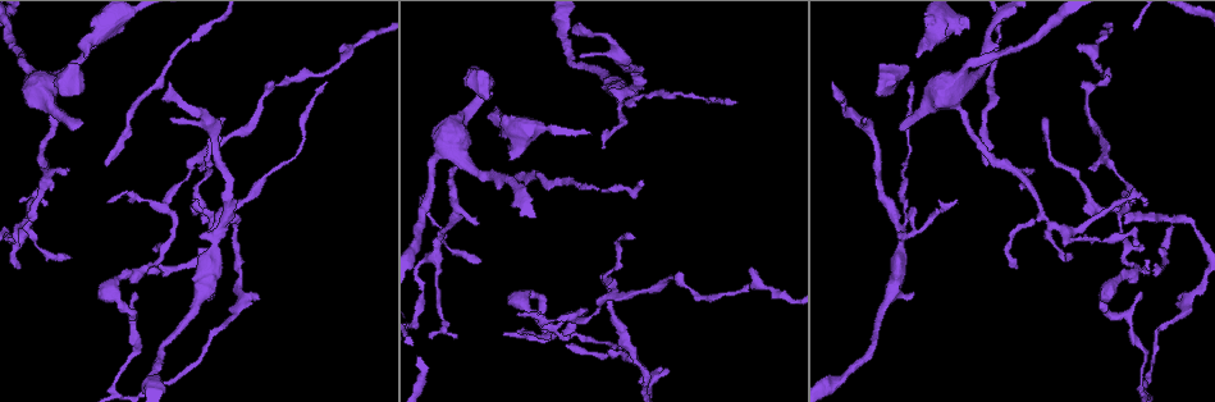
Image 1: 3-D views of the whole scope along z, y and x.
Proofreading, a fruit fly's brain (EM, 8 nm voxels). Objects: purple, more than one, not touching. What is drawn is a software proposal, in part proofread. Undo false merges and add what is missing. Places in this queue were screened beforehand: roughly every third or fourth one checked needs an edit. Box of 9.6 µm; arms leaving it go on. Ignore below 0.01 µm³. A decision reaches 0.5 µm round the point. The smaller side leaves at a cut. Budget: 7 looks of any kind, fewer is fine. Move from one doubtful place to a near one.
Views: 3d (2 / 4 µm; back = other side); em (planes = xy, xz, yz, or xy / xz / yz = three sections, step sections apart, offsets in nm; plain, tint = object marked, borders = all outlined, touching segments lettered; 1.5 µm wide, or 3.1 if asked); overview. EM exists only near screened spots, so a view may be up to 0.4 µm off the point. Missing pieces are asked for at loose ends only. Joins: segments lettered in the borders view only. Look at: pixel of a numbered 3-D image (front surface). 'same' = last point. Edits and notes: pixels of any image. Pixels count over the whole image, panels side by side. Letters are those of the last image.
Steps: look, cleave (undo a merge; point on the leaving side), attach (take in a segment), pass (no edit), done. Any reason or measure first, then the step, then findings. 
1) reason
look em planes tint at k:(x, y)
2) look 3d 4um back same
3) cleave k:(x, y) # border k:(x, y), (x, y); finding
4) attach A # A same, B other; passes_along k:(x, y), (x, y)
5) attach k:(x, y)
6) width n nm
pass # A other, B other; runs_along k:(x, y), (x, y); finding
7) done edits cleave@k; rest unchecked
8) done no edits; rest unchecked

tapers out
look 3d 4um at 1:(1144, 200)

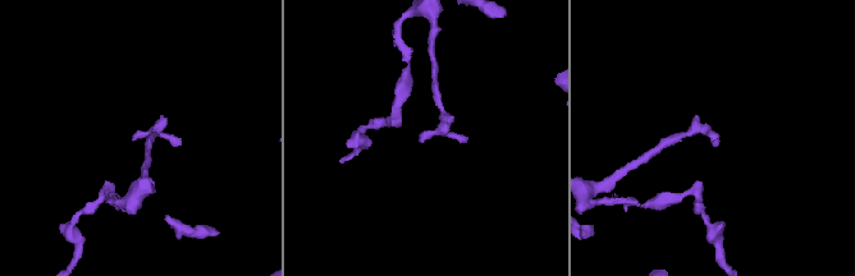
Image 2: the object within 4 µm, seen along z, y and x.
look em yz step 4 borders at 2:(134, 139)

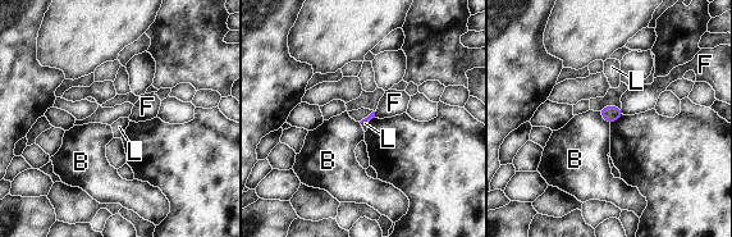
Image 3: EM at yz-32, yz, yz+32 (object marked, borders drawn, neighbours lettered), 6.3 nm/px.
pass # B other, F other, L other; none of them fits

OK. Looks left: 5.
sudden change in width
look 3d 2um at 1:(837, 380)

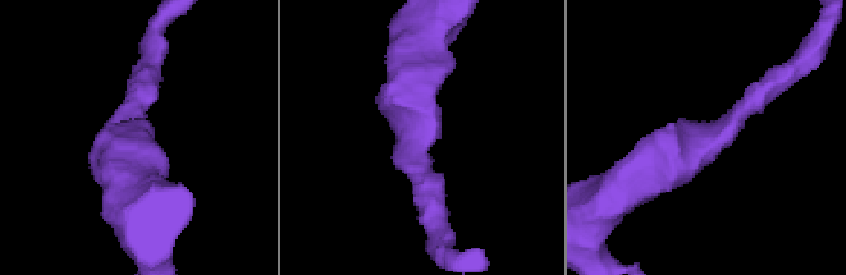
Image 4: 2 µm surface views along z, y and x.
arm_widths 200, 320 nm; need the tissue
look em planes tint at 4:(711, 143)

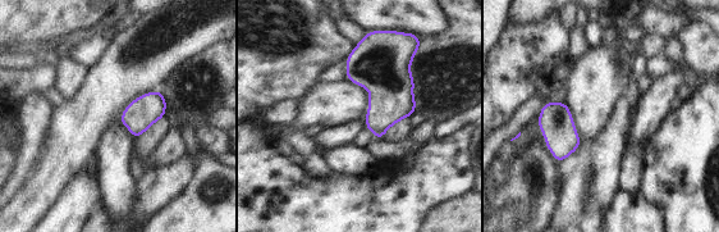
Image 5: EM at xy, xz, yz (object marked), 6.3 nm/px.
look em planes borders same

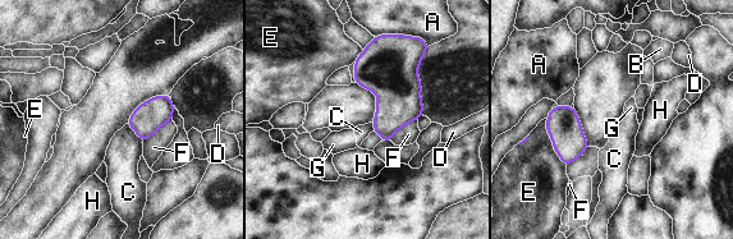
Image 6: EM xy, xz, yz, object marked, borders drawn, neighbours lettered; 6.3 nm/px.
width 190 nm
pass # A other, B other, C other, D other, E other, F other, G other, H other; border 6:(417, 118), (403, 125), (390, 141); one neuron here

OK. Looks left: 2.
stops while still wide
look em planes borders at 1:(478, 67)

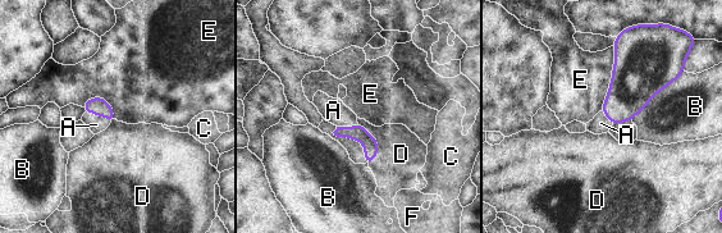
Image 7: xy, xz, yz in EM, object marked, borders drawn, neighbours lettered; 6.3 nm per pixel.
attach A # A same, B other, C other, D other, E other, F other; passes_along 7:(99, 106), (97, 115), (96, 124); the neuron continues

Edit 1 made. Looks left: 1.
done edits attach@7; rest unchecked

